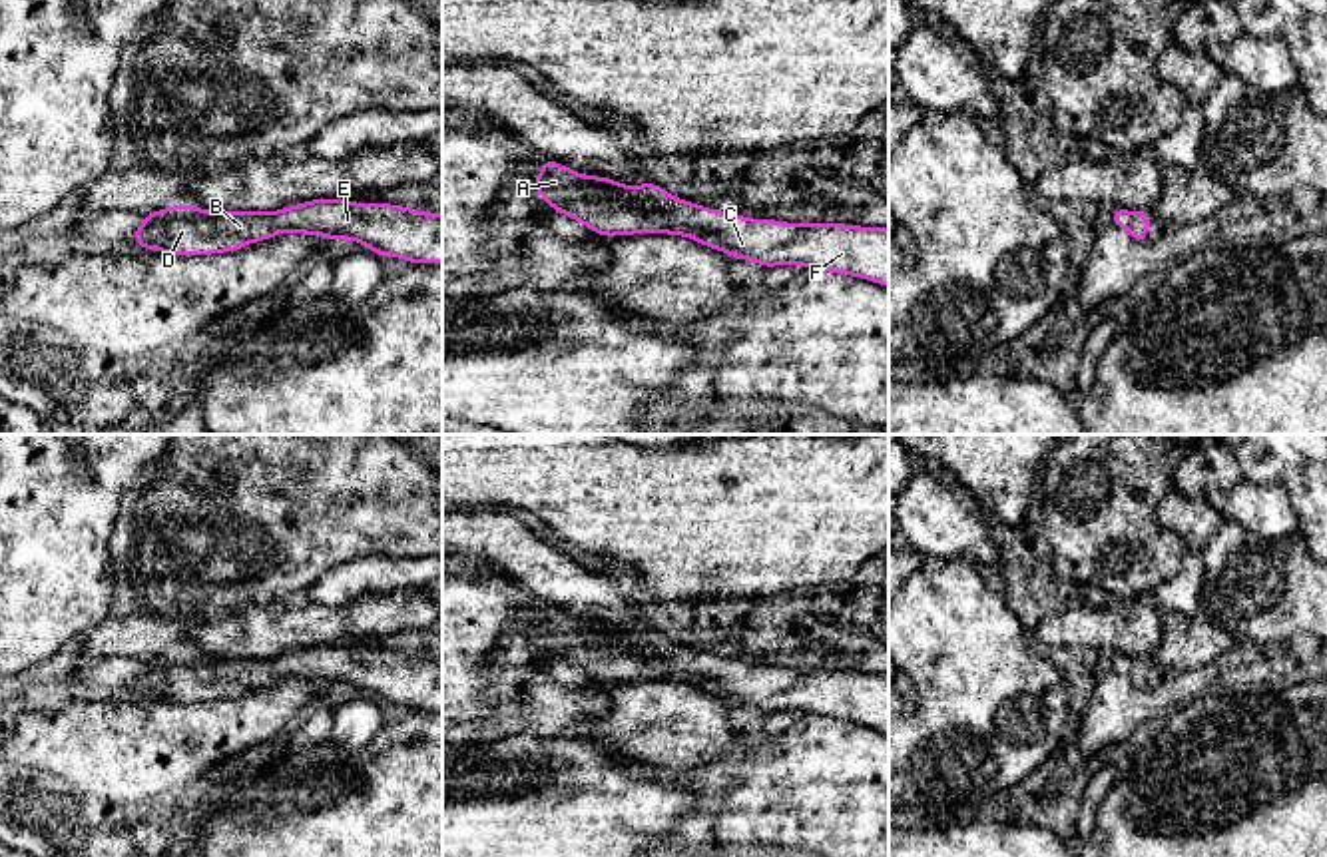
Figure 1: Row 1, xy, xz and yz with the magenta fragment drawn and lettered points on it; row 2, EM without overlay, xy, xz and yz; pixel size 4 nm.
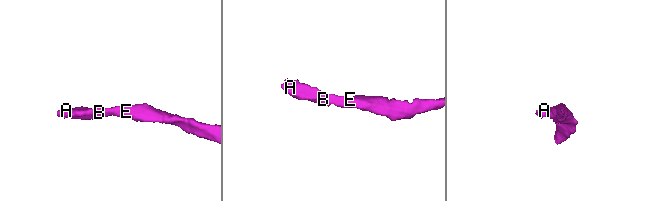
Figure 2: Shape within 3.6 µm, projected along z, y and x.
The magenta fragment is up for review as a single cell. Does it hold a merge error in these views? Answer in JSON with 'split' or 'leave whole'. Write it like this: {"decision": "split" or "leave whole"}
{"decision": "leave whole"}

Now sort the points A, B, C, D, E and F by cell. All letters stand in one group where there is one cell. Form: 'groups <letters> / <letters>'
groups A B C D E F

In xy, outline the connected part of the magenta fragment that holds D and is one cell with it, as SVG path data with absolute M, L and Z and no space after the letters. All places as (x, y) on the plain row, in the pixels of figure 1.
M315 646L275 660L215 660L179 650L145 662L132 686L169 702L207 702L237 698L281 678L353 686L369 692L379 704L442 710L442 662L345 646Z

